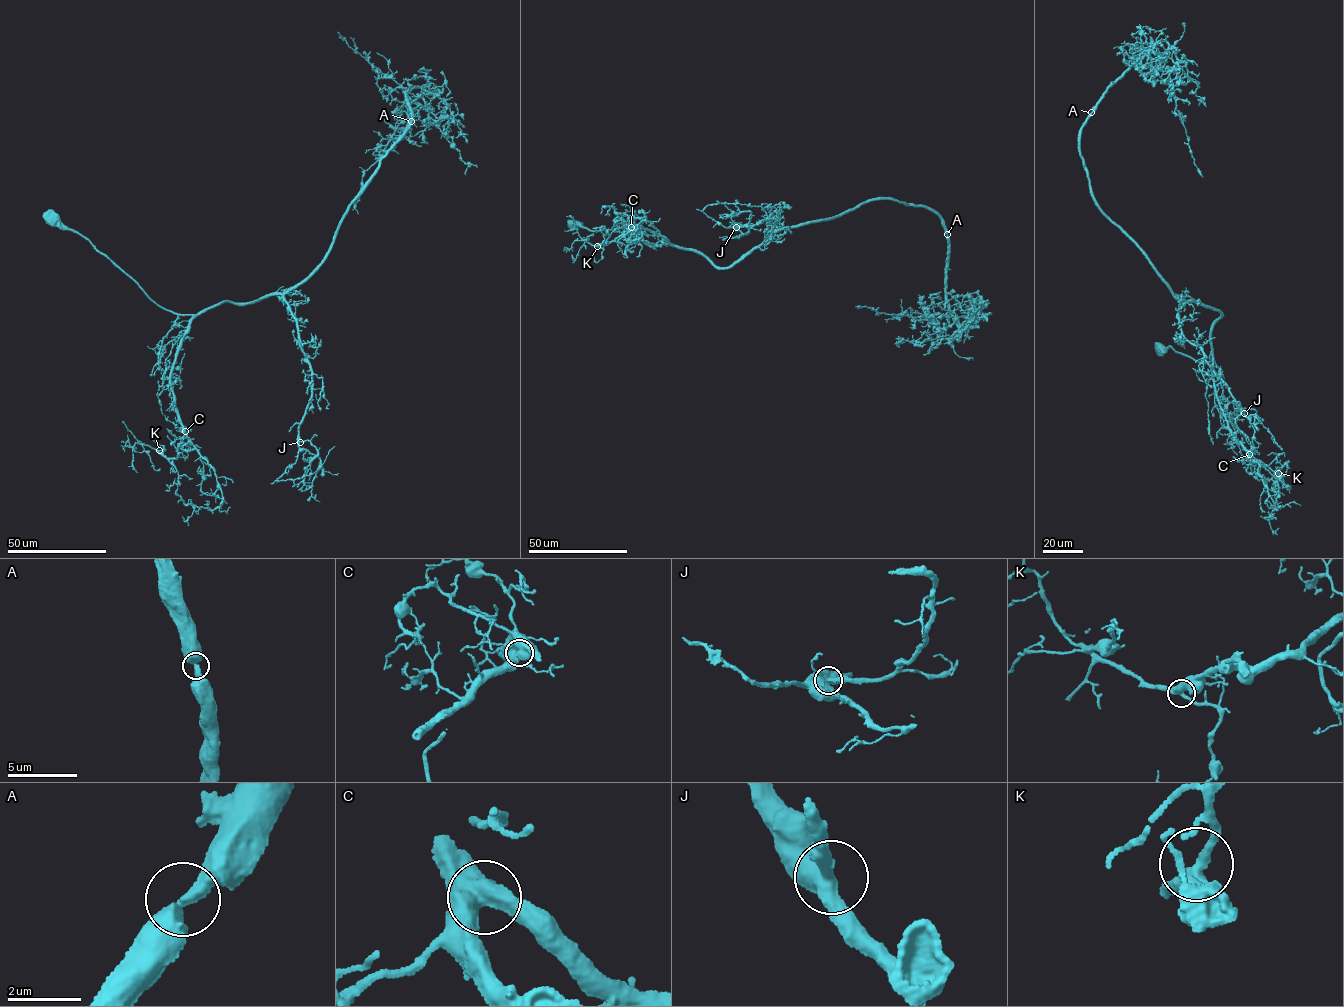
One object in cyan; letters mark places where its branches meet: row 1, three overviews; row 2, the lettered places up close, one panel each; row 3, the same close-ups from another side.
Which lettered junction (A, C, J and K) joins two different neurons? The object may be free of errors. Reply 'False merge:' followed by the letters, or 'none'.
False merge: none

